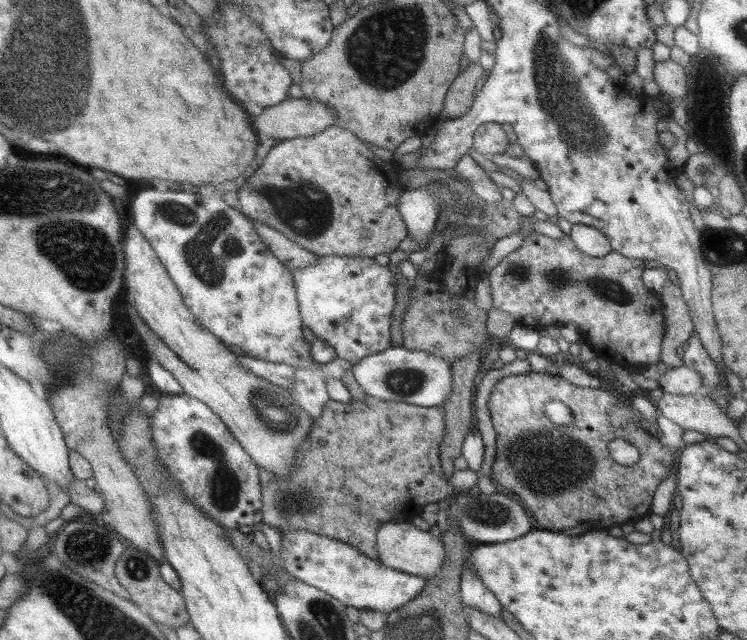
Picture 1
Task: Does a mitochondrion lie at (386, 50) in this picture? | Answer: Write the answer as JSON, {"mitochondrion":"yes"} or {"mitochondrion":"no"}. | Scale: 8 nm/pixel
{"mitochondrion":"yes"}

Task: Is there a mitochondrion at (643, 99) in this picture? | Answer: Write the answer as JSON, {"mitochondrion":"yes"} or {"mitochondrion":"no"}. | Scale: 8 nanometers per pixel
{"mitochondrion":"no"}

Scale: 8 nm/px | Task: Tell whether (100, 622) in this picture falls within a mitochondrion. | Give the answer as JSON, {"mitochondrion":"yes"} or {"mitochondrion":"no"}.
{"mitochondrion":"yes"}

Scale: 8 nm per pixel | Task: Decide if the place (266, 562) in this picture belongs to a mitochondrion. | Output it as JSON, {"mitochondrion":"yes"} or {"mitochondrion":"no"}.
{"mitochondrion":"no"}

